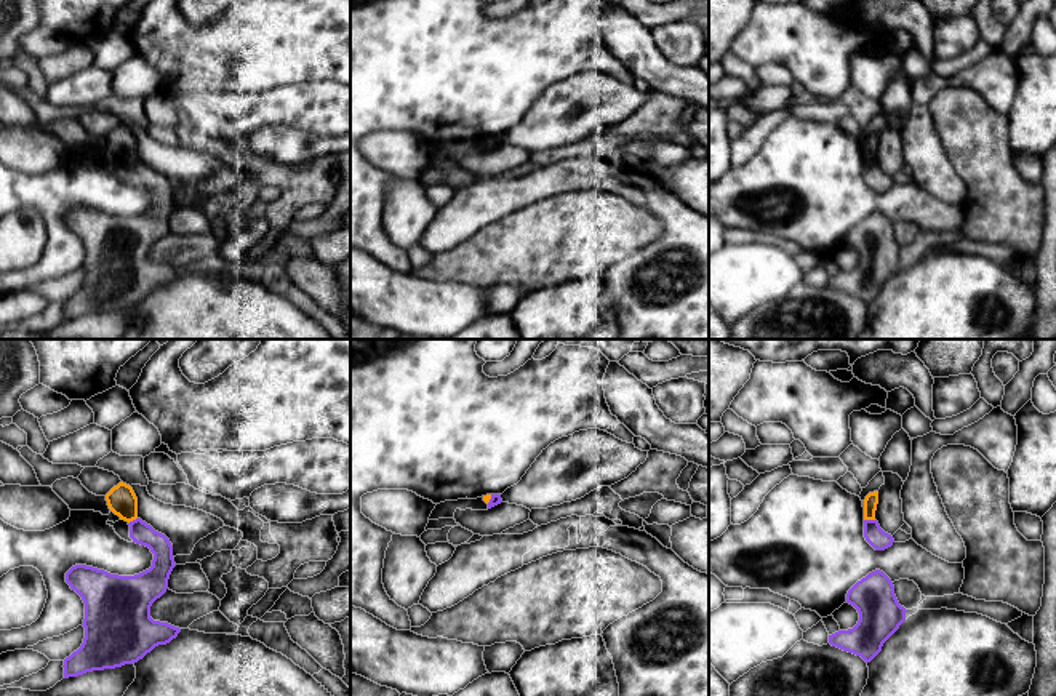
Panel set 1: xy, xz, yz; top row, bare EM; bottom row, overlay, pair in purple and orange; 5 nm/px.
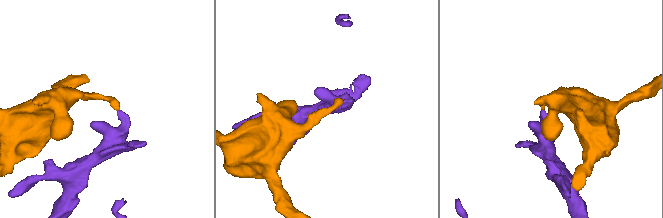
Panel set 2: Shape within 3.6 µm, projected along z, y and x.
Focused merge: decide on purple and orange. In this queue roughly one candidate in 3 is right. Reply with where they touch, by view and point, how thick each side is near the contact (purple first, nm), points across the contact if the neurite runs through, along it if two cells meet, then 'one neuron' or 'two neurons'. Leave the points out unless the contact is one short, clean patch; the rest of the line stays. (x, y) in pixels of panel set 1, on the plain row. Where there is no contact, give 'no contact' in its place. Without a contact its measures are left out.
meets purple in yz at (869, 162); 100 nm thick on the purple side, 70 nm on the other; border along yz (864, 160), (874, 162); two neurons

